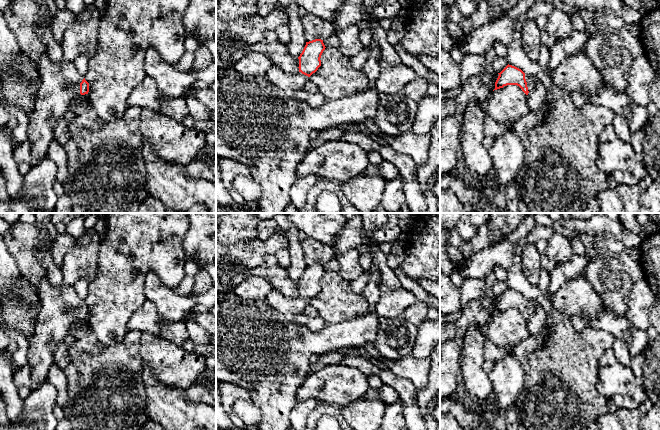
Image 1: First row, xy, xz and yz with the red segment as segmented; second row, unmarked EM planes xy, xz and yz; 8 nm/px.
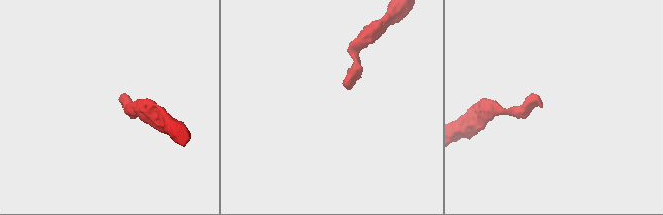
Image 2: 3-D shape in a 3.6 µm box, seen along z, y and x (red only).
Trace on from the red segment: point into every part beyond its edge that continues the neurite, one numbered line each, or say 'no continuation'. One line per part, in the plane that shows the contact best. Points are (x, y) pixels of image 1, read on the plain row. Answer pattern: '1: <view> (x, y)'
1: yz (530, 305)

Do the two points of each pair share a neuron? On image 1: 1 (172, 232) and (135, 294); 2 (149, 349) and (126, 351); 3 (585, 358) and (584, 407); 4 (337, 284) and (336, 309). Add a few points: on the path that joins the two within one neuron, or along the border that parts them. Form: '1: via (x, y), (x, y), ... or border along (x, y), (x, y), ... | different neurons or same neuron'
1: via (158, 247), (142, 263), (142, 273), (136, 279) | same neuron
2: border along (141, 333), (139, 356), (143, 362) | different neurons
3: via (584, 370), (584, 395) | same neuron
4: via (336, 290), (336, 303) | same neuron

